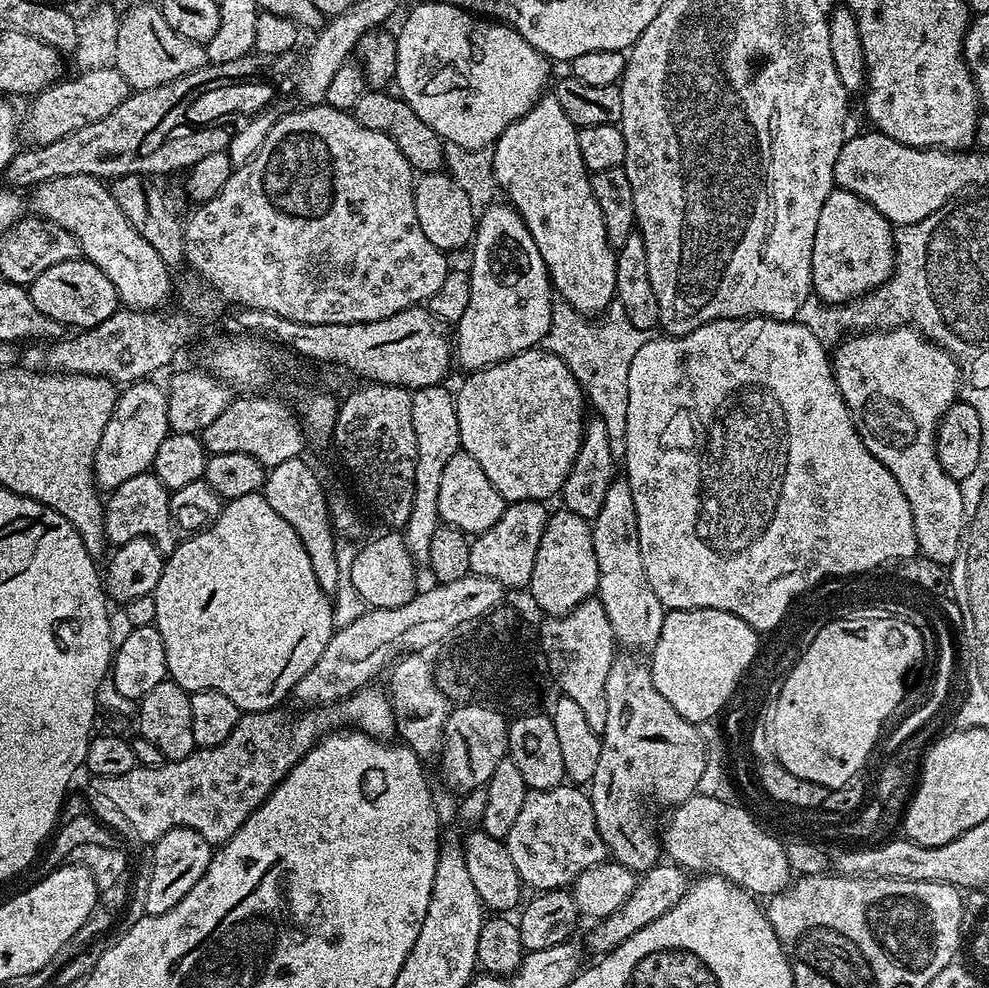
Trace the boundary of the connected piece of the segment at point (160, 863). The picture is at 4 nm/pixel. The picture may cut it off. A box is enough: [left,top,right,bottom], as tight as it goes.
[144,828,214,916]

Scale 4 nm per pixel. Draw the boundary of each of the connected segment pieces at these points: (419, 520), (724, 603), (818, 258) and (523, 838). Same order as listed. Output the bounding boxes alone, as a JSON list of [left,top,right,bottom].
[[402,384,461,562],[622,316,917,620],[810,188,896,304],[506,782,609,890]]

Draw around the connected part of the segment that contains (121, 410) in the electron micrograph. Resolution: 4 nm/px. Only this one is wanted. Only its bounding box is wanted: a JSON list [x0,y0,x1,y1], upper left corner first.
[92,379,168,490]

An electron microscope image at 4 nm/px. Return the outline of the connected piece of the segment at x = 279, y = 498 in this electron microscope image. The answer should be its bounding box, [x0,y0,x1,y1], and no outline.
[262,456,342,594]

